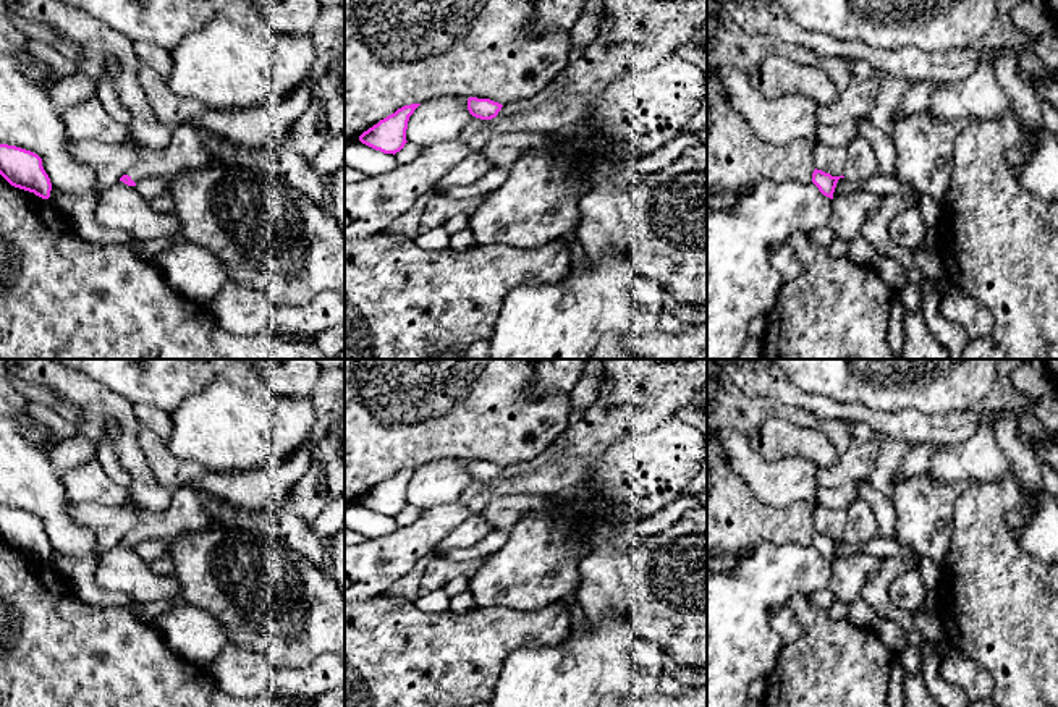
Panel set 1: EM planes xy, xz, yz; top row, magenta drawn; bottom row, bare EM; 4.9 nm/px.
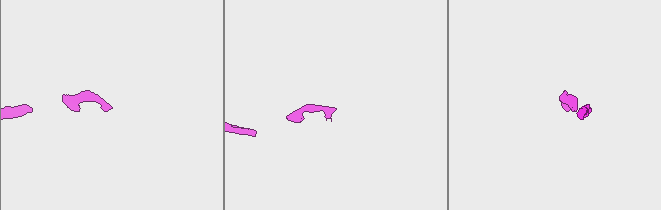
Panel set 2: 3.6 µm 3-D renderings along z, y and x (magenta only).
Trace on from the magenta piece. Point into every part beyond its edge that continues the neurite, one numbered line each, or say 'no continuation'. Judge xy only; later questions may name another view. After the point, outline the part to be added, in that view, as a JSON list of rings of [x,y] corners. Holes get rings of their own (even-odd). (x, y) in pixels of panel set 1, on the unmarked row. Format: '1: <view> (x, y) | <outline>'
1: xy (266, 489) | [[[303,445],[280,464],[241,472],[207,471],[171,490],[171,502],[163,511],[134,506],[138,524],[125,536],[134,545],[149,539],[170,540],[193,531],[215,526],[204,505],[205,498],[226,503],[238,510],[278,513],[311,464],[309,445]]]

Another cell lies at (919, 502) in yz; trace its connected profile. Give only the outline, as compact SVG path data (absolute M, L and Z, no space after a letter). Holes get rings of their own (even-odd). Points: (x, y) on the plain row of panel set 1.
M927 474L898 482L891 497L896 511L896 531L893 539L909 545L916 553L943 565L948 560L950 544L954 534L953 503L964 489L966 482L937 484Z

